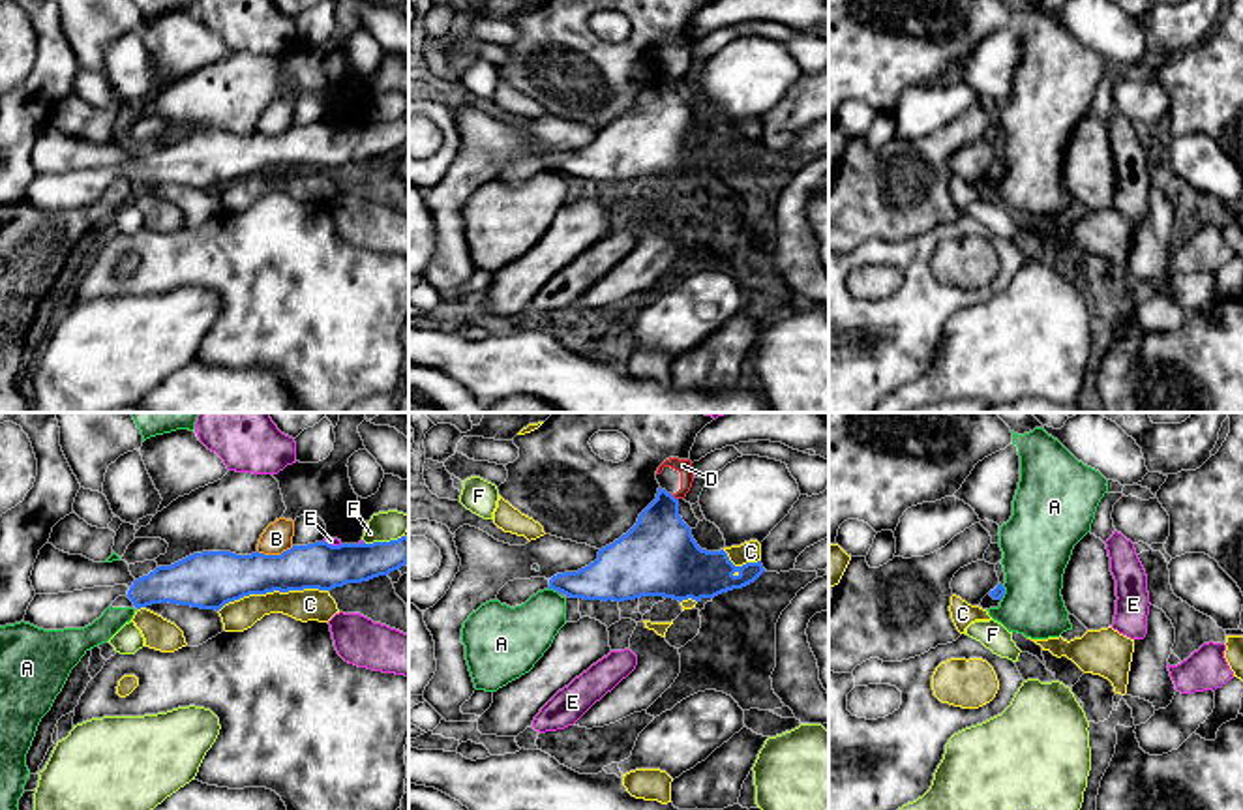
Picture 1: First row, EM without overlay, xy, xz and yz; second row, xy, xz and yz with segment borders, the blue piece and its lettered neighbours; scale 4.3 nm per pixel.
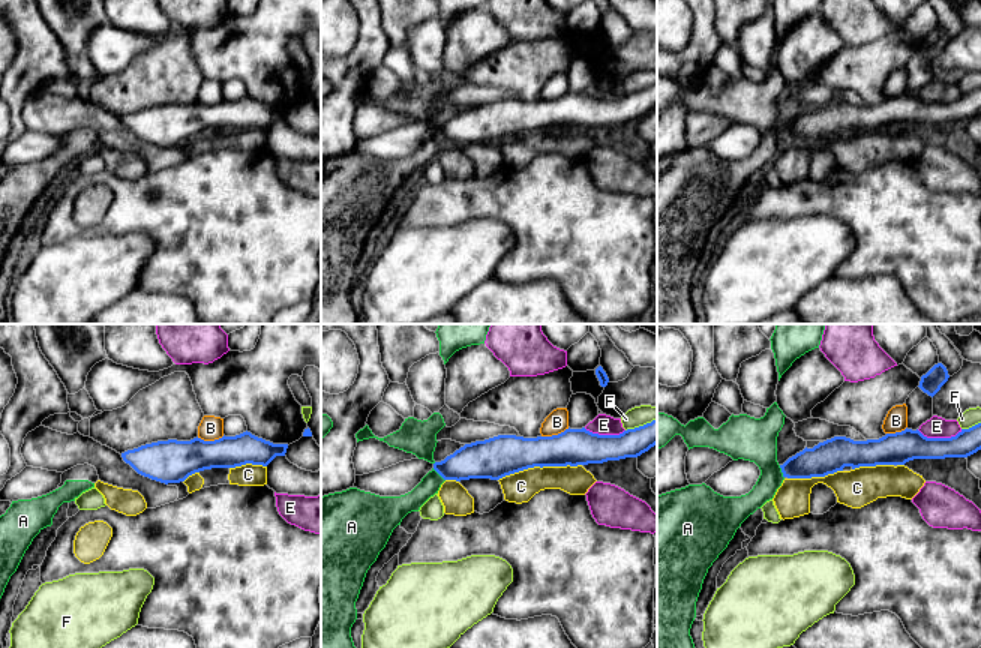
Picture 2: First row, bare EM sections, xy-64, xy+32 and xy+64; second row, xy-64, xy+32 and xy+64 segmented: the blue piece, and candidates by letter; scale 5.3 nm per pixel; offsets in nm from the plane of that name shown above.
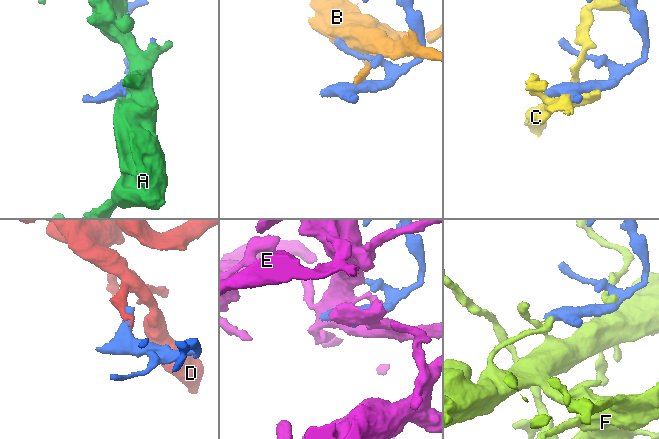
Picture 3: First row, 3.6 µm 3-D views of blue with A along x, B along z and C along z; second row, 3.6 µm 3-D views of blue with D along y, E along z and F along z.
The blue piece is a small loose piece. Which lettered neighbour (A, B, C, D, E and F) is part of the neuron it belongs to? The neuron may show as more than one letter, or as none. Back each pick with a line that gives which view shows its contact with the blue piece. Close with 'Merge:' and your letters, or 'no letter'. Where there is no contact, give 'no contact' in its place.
Merge: no letter

